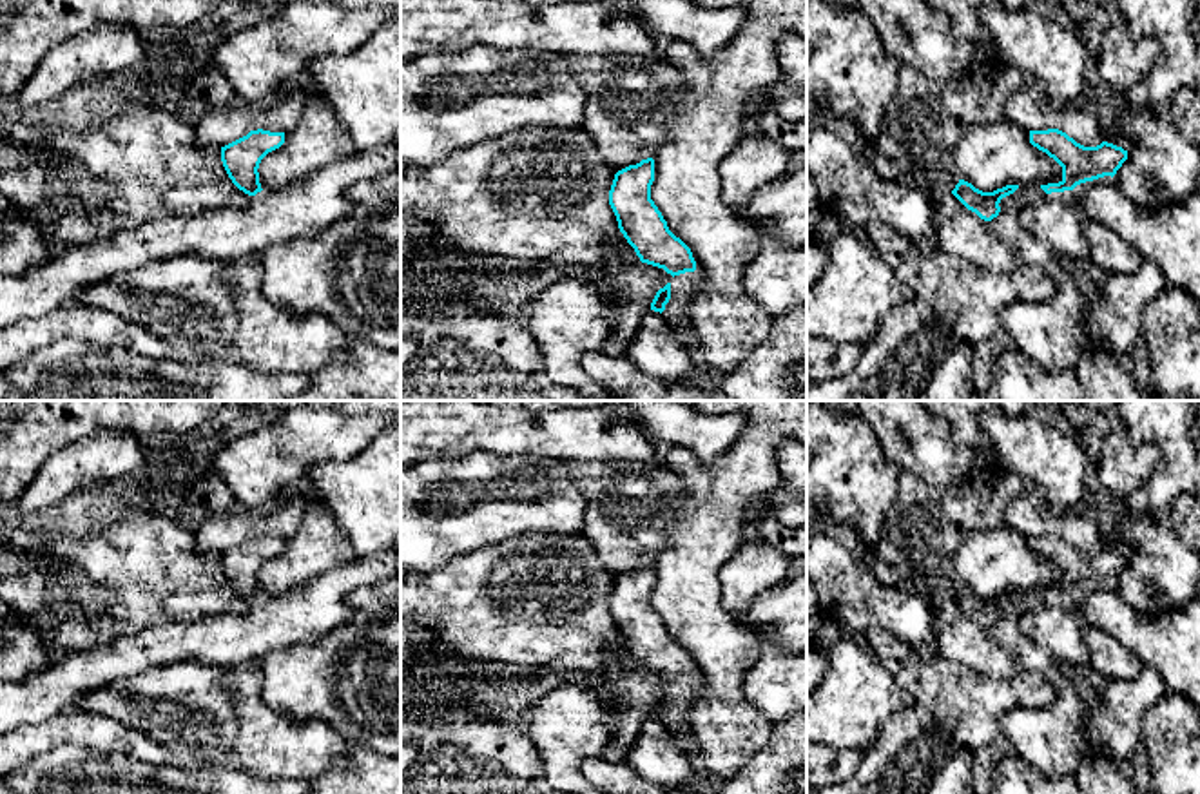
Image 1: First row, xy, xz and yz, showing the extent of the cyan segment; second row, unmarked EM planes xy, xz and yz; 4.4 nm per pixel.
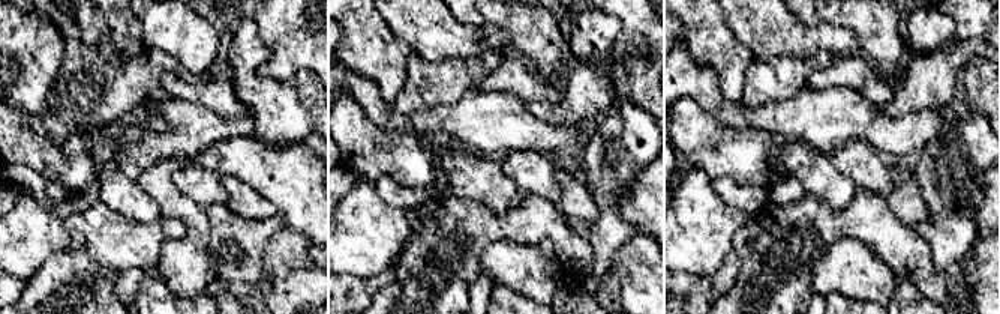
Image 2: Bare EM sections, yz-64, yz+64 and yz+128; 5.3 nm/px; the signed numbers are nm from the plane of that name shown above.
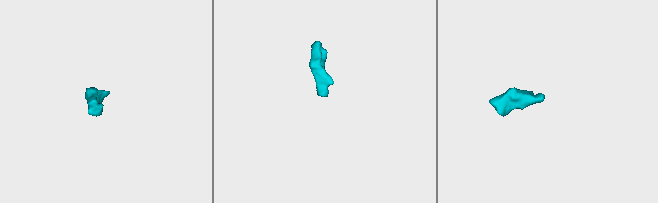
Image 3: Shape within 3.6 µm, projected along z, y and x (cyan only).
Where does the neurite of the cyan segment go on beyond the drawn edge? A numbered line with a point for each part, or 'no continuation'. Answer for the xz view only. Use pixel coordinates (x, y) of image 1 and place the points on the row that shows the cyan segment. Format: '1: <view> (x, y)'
1: xz (682, 287)

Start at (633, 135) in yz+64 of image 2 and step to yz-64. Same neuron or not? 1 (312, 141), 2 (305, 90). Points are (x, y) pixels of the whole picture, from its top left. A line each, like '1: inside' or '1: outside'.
1: outside
2: outside

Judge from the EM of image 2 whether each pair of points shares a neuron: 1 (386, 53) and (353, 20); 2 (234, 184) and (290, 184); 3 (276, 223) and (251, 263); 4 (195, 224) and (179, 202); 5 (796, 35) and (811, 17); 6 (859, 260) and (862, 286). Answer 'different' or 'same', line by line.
1: same
2: different
3: same
4: same
5: different
6: same

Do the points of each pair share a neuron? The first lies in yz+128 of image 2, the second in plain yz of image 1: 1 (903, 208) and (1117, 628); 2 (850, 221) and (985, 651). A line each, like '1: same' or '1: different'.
1: different
2: different

